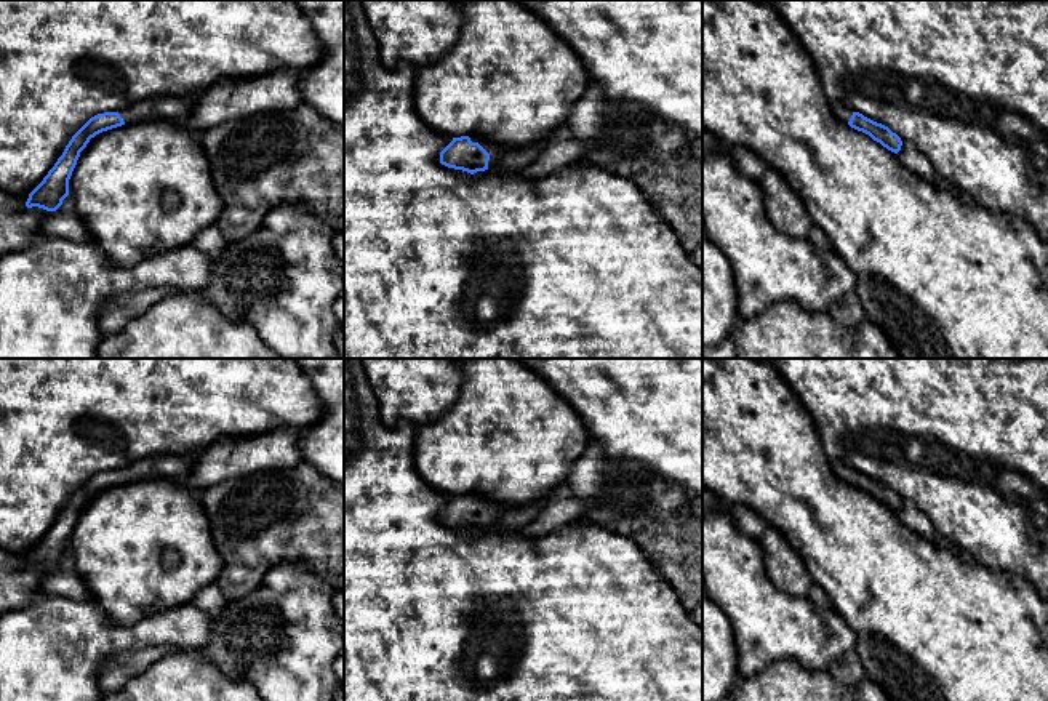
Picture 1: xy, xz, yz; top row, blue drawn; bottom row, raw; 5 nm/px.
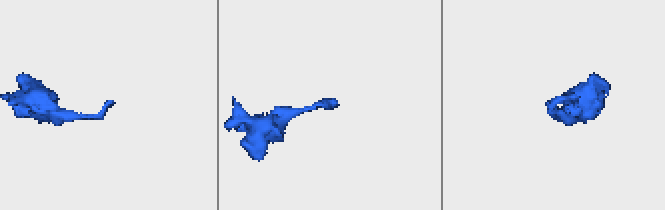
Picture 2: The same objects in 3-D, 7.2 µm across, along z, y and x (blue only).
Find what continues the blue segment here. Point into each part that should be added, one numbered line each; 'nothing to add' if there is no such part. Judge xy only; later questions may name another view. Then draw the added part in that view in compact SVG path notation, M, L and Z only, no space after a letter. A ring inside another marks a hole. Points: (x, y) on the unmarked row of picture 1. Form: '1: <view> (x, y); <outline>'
1: xy (176, 468); M160 453L138 459L130 466L115 471L120 472L125 483L149 479L166 479L176 483L187 483L192 474L194 458L194 455Z

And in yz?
1: yz (844, 472); M834 464L834 472L835 472L835 475L837 475L842 482L846 482L846 483L848 483L853 471L854 471L854 469L851 469L851 467L848 467L848 466Z

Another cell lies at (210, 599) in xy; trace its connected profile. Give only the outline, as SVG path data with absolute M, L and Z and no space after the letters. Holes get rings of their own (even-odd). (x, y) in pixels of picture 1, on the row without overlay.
M216 583L202 587L190 602L208 616L216 618L229 603Z

